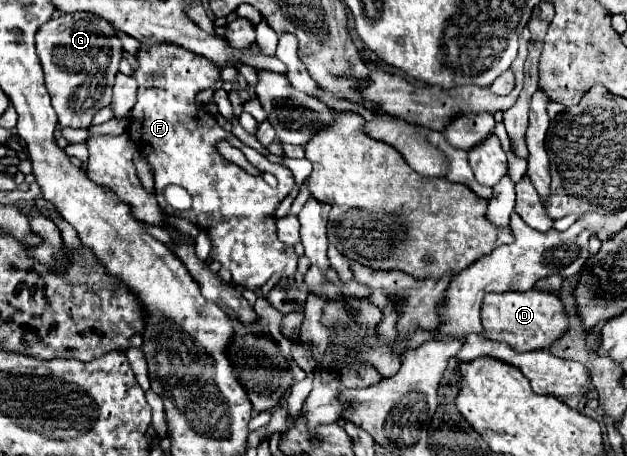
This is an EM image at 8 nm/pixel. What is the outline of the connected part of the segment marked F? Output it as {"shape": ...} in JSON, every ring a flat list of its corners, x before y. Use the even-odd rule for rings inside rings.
{"shape":[[141,43,139,51,133,55,137,61,137,69,133,69,133,77,139,83,137,89,137,103,135,107,129,111,129,139,137,145,139,153,145,157,145,161,149,163,151,171,153,171,153,179,155,179,155,197,159,207,165,213,173,213,179,215,191,223,195,223,201,231,207,233,213,249,211,249,211,259,217,261,223,269,231,271,233,283,247,287,249,291,263,287,273,275,281,275,285,279,293,279,295,271,297,271,297,253,291,245,281,243,277,239,277,227,275,227,275,211,277,205,289,195,291,187,295,185,293,173,291,169,269,161,263,153,255,151,253,147,245,145,241,139,237,139,233,133,225,131,211,113,205,111,205,107,197,101,197,93,203,89,213,87,219,81,219,73,221,69,209,61,203,55,197,55,193,51,187,51,181,45,175,43,153,43,153,45,145,45],[227,141,233,147,237,147,247,161,261,173,273,173,279,181,277,187,269,187,261,175,249,175,245,169,241,169,239,165,227,161,219,151,217,151,217,143],[167,185,181,185,193,199,191,209,187,211,173,211,171,205,165,201,163,197,163,189]]}

